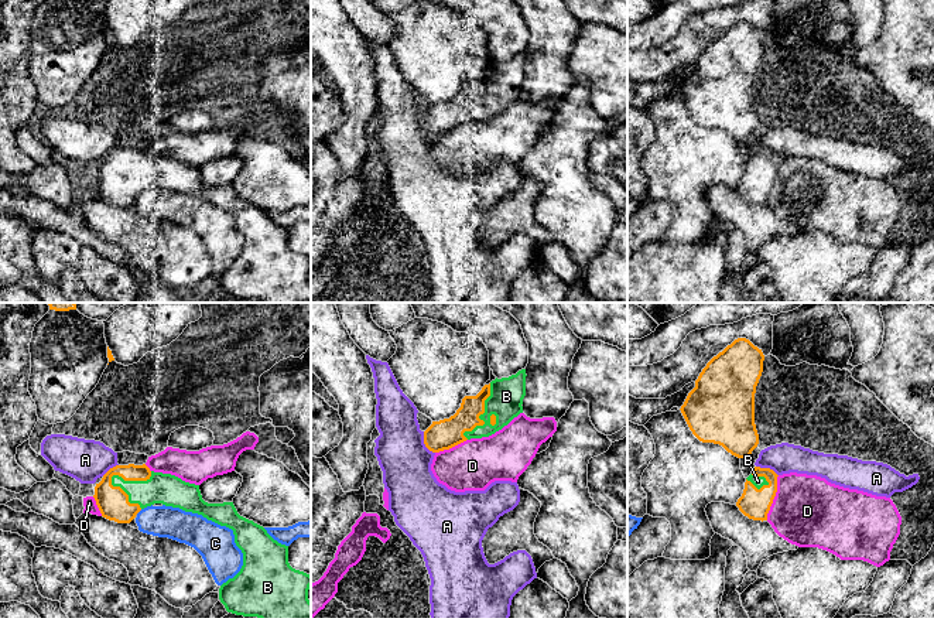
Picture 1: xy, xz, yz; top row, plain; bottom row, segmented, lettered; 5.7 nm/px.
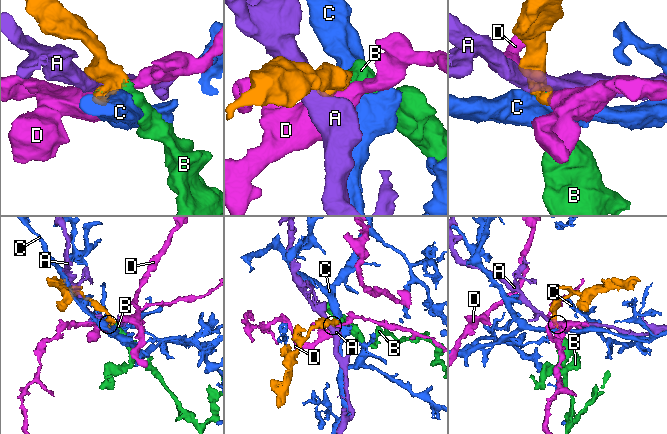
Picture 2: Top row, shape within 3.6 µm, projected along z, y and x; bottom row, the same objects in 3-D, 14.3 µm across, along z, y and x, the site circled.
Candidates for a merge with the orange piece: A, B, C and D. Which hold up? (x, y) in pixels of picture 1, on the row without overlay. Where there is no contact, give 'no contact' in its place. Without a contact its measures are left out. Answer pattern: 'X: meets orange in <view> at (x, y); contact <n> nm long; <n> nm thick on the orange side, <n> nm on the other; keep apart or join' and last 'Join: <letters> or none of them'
A: meets orange in xz at (424, 126); contact 140 nm long; 170 nm thick on the orange side, 280 nm on the other; keep apart
B: meets orange in xy at (129, 163); contact 260 nm long; 180 nm thick on the orange side, 180 nm on the other; join
C: meets orange in xy at (139, 194); contact 50 nm long; 180 nm thick on the orange side, 180 nm on the other; keep apart
D: meets orange in yz at (773, 181); contact 260 nm long; 170 nm thick on the orange side, 400 nm on the other; keep apart
Join: B

